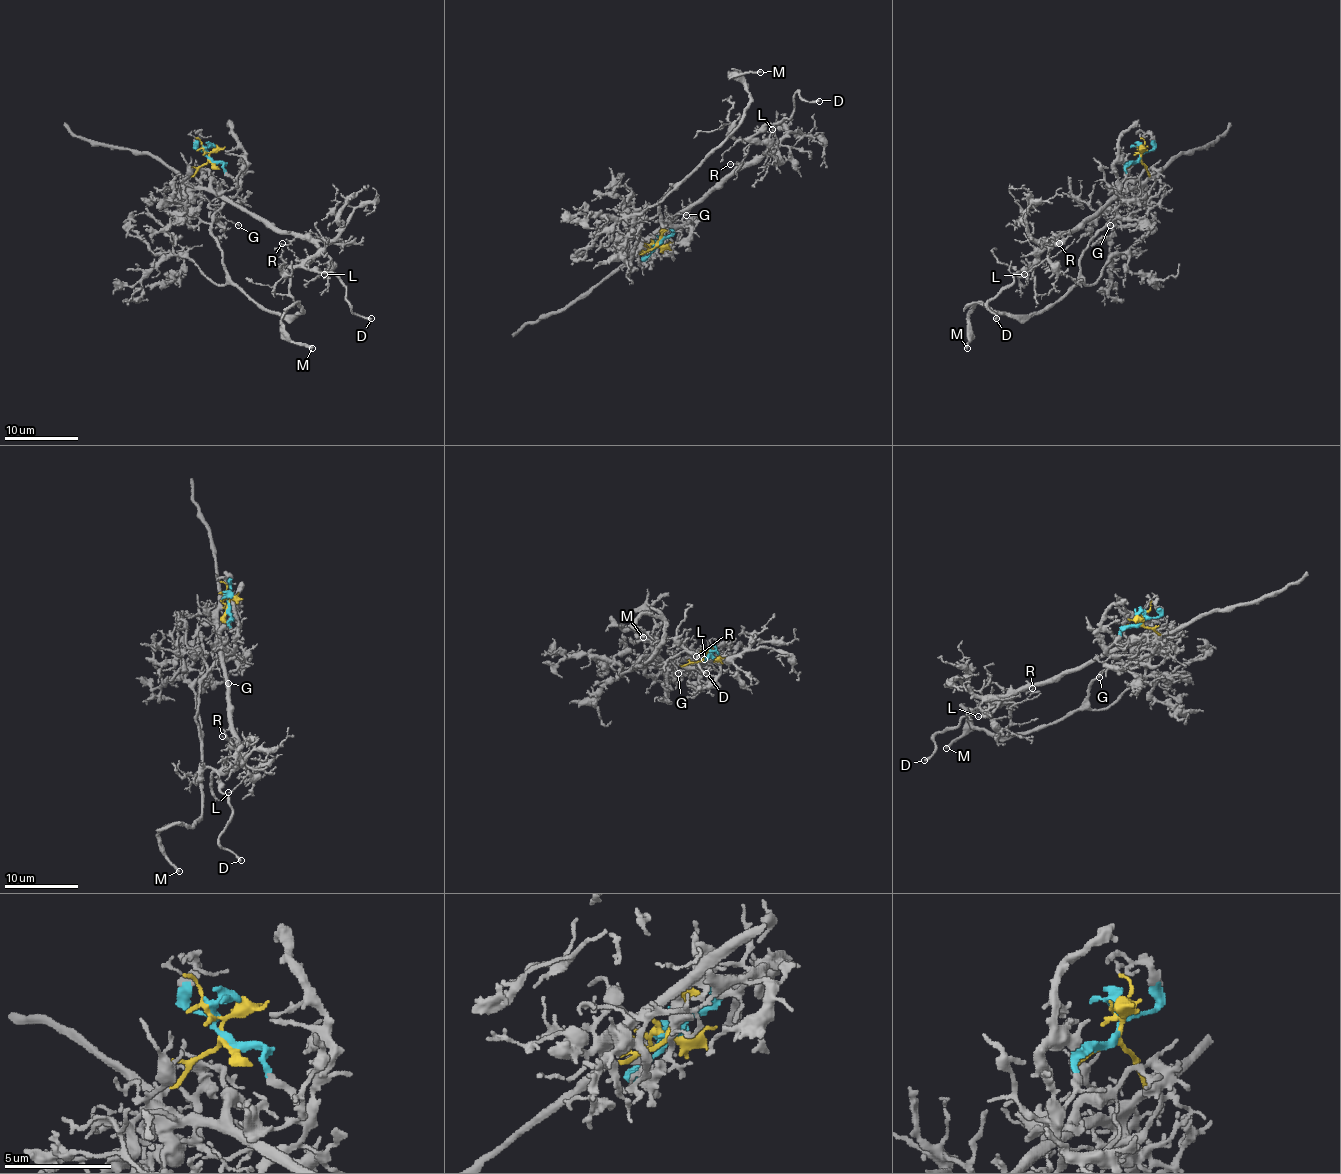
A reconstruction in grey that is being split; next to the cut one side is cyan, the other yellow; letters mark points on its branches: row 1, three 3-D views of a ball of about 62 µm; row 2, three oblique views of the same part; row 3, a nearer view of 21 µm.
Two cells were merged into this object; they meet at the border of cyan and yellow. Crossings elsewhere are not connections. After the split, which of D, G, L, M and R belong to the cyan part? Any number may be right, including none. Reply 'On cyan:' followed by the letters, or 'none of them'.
On cyan: G, M

